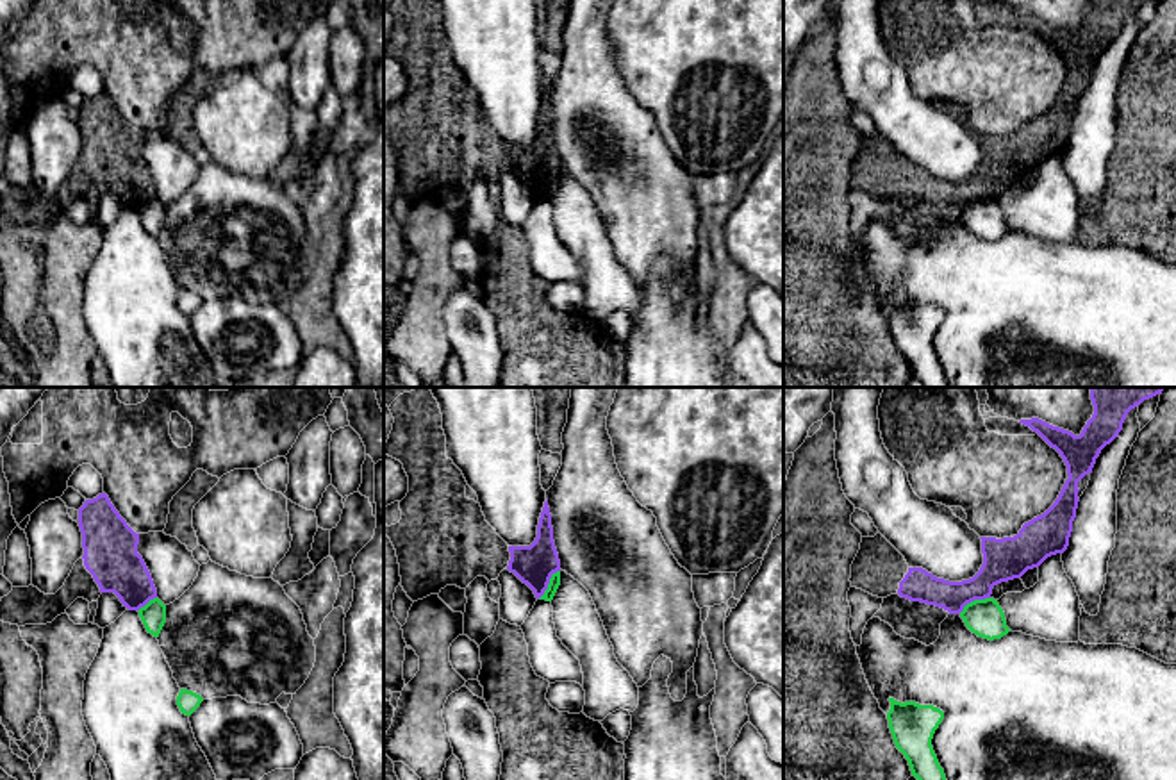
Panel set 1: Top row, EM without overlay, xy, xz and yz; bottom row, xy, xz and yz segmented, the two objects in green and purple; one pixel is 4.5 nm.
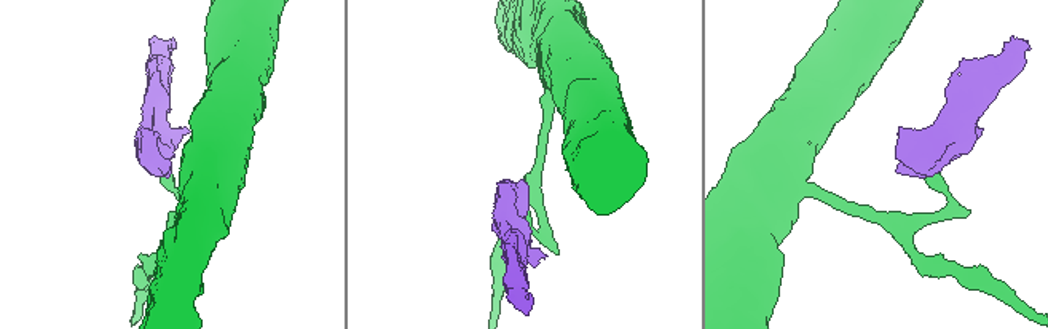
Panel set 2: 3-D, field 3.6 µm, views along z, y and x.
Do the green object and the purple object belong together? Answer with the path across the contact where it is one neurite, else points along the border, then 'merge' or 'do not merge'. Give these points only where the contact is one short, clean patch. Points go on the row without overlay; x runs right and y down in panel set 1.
border along xz (559, 170), (538, 199); do not merge

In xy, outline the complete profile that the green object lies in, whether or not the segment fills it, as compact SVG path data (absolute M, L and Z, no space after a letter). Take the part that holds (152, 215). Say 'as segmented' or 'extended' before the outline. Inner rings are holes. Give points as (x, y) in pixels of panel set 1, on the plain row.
as segmented; M153 198L137 212L146 232L152 234L153 237L159 237L166 223L166 205L159 198Z

